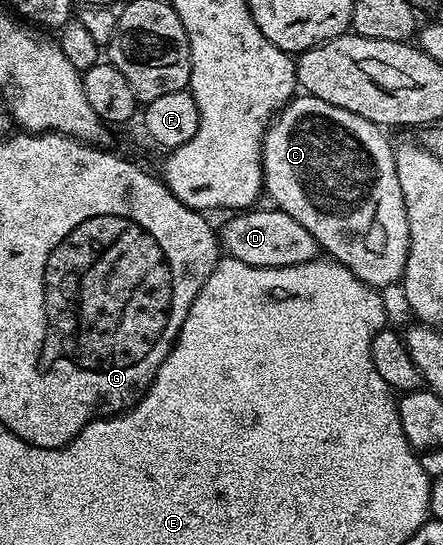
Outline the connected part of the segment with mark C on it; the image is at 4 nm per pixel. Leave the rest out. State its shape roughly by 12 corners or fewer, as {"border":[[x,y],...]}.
{"border":[[299,93],[270,202],[380,289],[411,240],[384,128]]}

